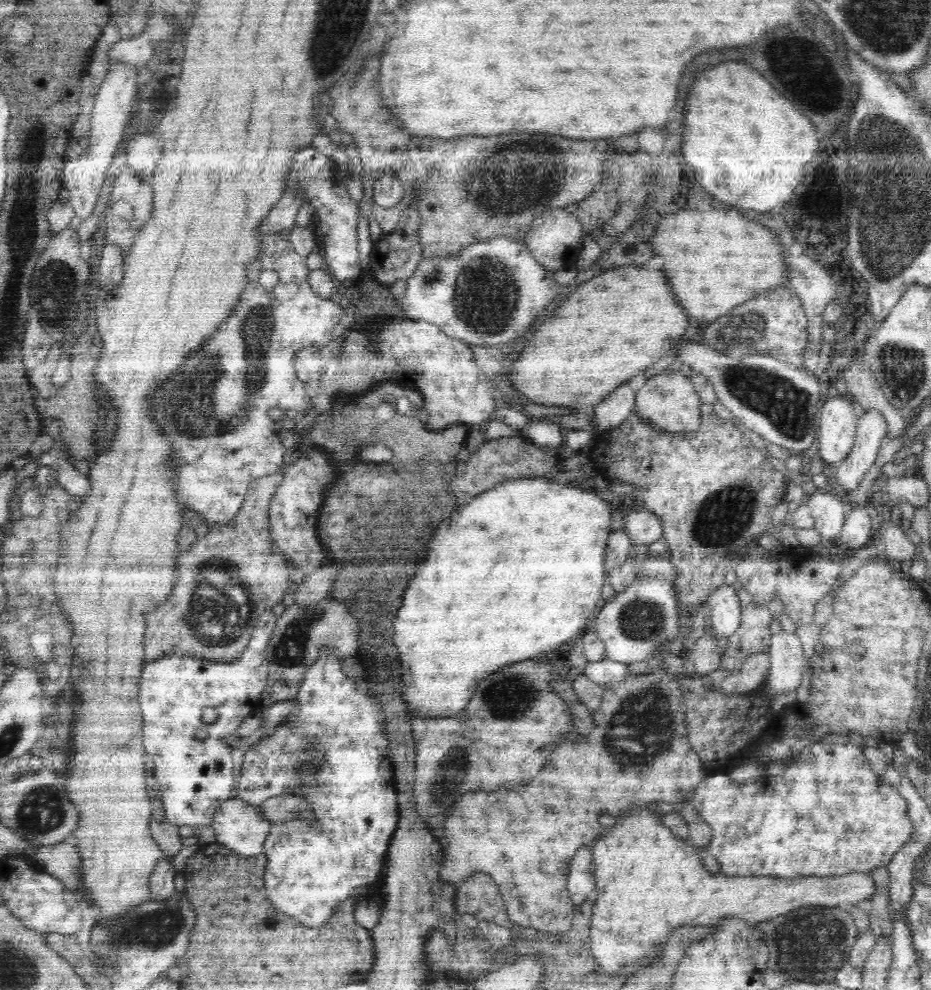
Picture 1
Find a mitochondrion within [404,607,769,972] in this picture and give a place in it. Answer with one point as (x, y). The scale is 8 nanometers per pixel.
(642, 728)

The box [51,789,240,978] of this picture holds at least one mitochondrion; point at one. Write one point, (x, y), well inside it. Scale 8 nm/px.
(167, 923)

